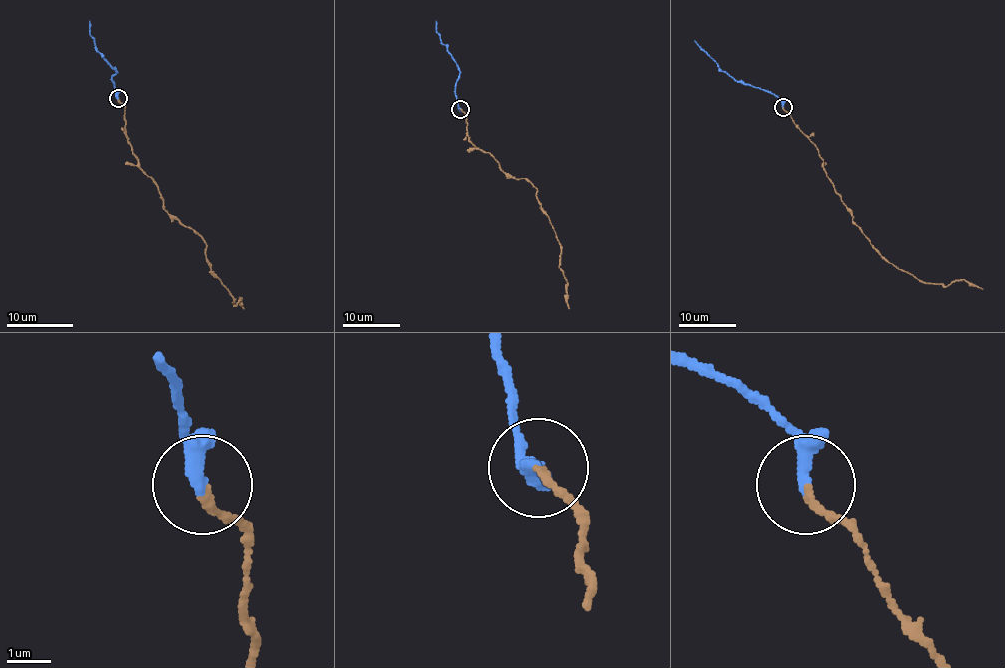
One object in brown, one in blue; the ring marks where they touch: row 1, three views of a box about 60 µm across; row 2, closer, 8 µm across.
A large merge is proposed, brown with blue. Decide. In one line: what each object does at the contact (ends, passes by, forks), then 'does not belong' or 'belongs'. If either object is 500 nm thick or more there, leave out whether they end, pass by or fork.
brown ends there; blue passes by; belongs

